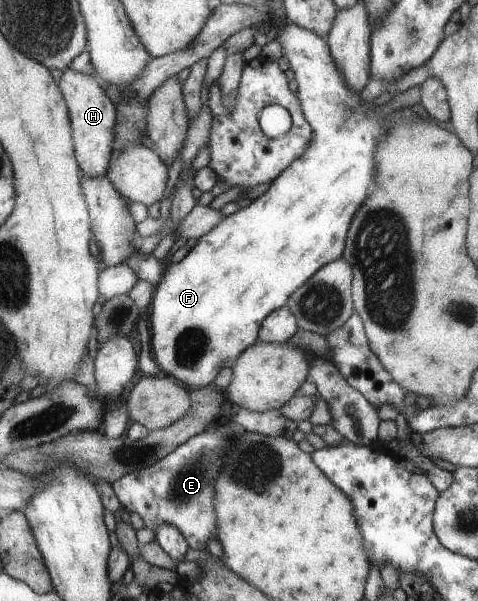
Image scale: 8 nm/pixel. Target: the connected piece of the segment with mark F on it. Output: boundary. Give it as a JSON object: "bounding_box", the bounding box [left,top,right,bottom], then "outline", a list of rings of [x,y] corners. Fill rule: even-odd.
{"bounding_box":[151,23,398,388],"outline":[[[287,23],[277,32],[277,42],[282,46],[282,54],[287,58],[291,70],[297,80],[297,92],[301,101],[304,116],[314,129],[314,139],[310,147],[303,153],[301,158],[294,160],[285,171],[281,172],[272,182],[269,190],[261,197],[253,199],[253,203],[246,208],[240,208],[235,214],[227,215],[219,224],[212,228],[207,234],[204,234],[188,254],[179,262],[169,264],[165,268],[163,278],[156,284],[151,302],[151,346],[153,346],[153,358],[158,364],[161,373],[165,374],[179,382],[183,382],[191,388],[205,388],[211,386],[223,367],[232,368],[238,356],[246,351],[247,348],[257,343],[259,331],[262,322],[278,308],[285,307],[290,300],[290,296],[298,290],[302,284],[311,278],[321,267],[330,263],[332,260],[339,259],[345,254],[345,236],[349,230],[349,224],[359,210],[359,206],[365,202],[369,188],[373,184],[375,176],[375,166],[373,166],[373,154],[375,154],[375,144],[381,140],[381,136],[387,132],[387,126],[391,124],[394,127],[394,116],[398,112],[385,116],[385,120],[377,120],[373,114],[375,106],[363,106],[359,104],[360,95],[355,93],[349,85],[346,84],[345,77],[342,76],[335,64],[334,57],[330,52],[330,45],[325,38],[320,37],[317,33],[311,32],[310,29],[300,27],[293,23]]]}

